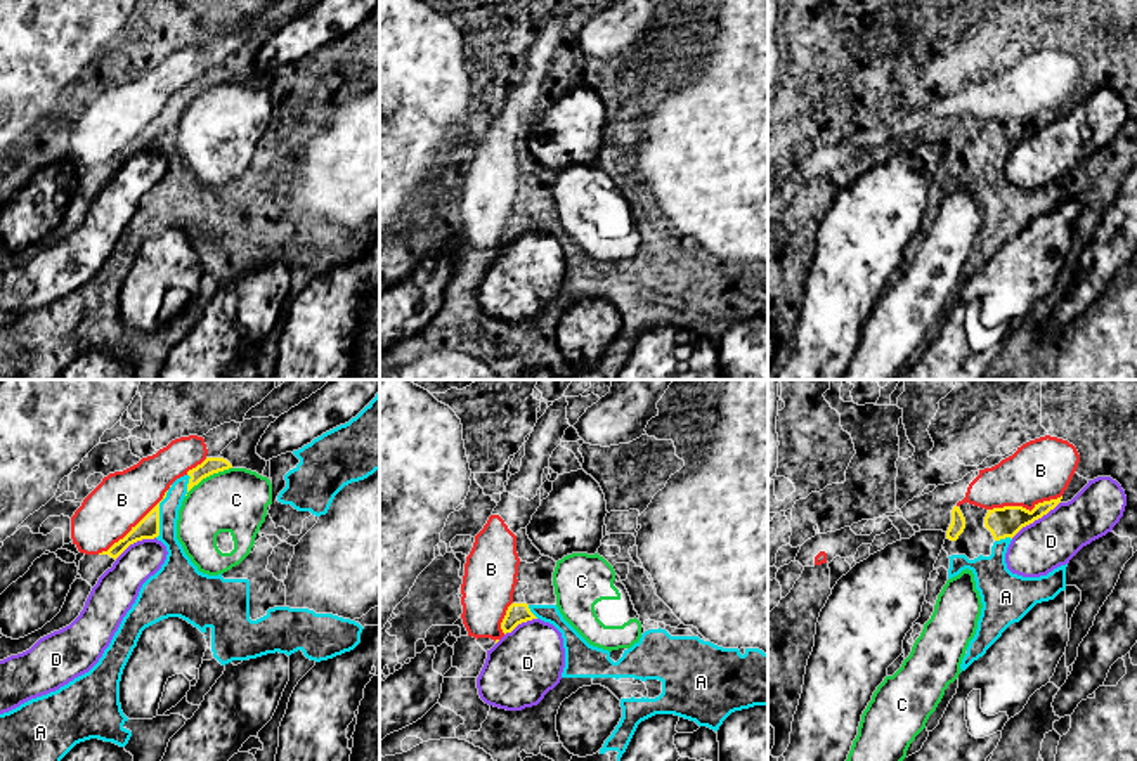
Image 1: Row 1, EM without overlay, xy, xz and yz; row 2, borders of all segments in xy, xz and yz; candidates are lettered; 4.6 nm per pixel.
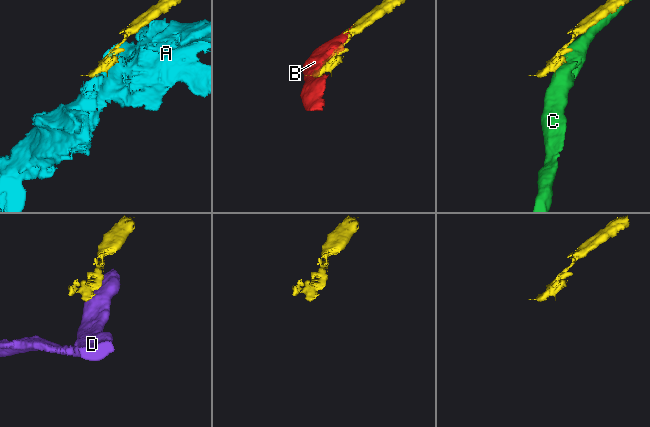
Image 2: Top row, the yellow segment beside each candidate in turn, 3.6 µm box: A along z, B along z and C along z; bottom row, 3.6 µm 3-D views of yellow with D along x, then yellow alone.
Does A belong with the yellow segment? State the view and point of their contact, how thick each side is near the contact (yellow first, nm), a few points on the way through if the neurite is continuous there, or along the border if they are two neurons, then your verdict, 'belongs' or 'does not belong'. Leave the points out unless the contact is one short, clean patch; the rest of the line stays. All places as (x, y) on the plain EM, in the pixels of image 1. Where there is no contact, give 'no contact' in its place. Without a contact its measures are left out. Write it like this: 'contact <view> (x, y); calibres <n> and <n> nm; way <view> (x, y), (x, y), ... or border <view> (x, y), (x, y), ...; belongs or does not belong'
contact xy (158, 127); calibres 100 and 130 nm; does not belong

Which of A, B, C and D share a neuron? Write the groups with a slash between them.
A D / B / C

